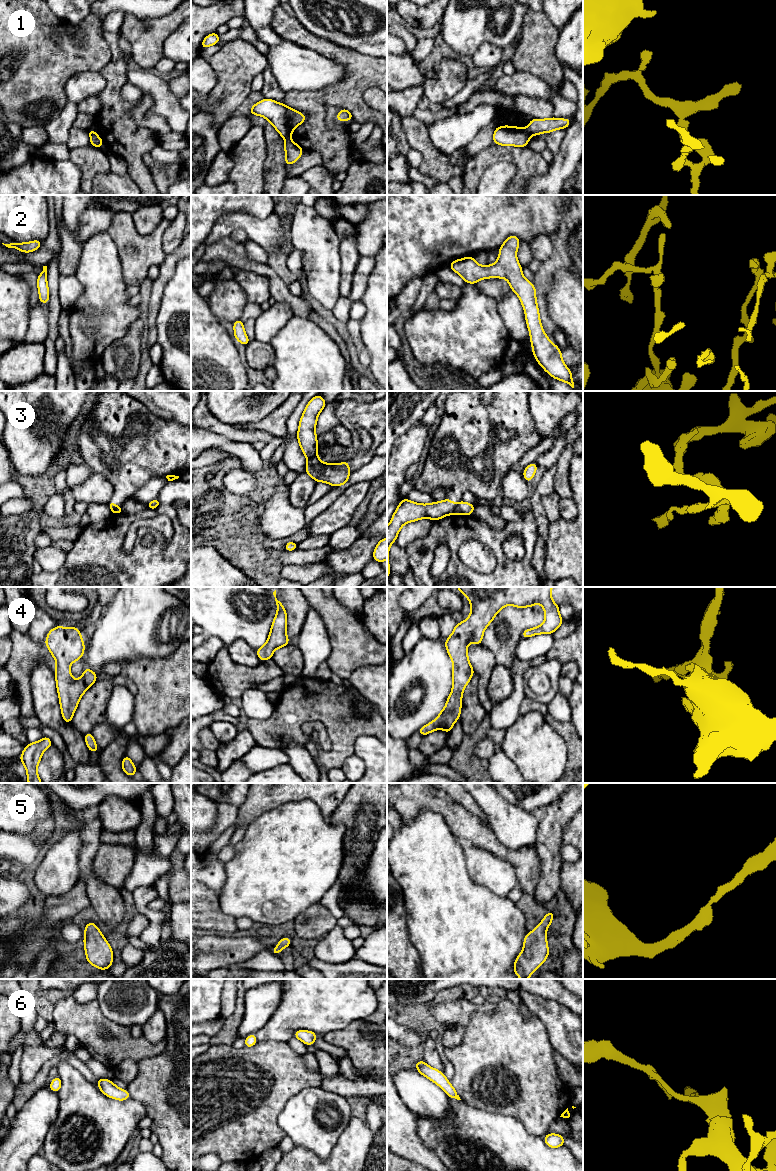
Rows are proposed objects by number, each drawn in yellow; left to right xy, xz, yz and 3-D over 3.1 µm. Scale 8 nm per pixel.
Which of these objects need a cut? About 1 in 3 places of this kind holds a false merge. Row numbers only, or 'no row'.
1, 3

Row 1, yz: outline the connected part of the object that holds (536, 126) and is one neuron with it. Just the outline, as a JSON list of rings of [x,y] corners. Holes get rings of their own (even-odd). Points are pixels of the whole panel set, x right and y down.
[[[551,117],[549,119],[532,118],[527,126],[530,135],[539,135],[540,133],[550,133],[556,129],[566,129],[571,123],[571,119],[559,119]]]

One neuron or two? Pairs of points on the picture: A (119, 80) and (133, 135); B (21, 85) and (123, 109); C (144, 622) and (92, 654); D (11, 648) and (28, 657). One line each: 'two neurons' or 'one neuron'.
A: one neuron
B: two neurons
C: one neuron
D: one neuron

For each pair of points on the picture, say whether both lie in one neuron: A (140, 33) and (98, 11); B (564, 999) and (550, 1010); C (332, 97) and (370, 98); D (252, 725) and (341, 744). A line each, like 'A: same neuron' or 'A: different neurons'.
A: different neurons
B: different neurons
C: different neurons
D: same neuron

